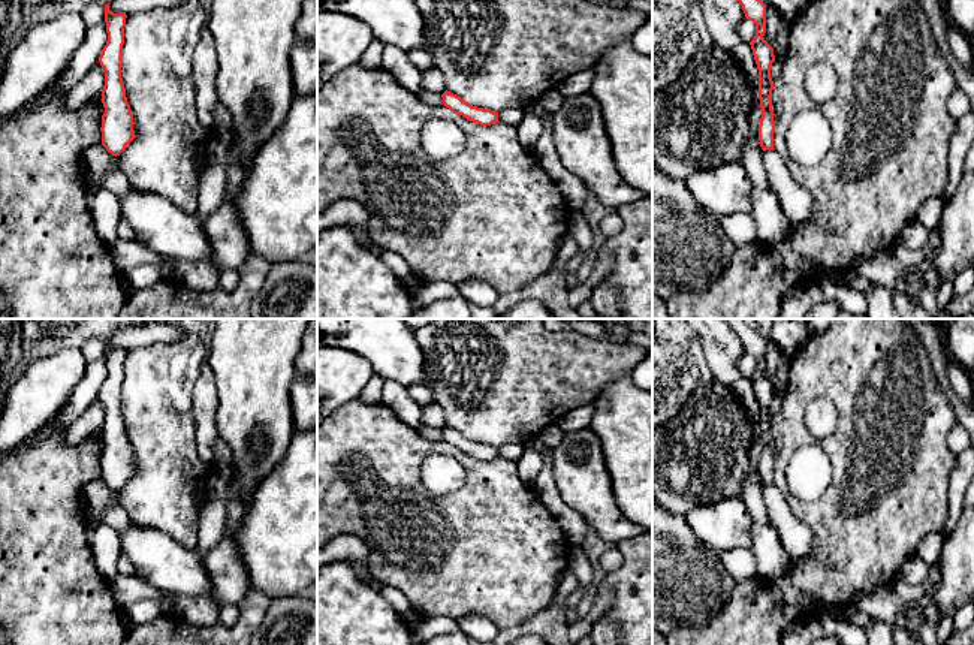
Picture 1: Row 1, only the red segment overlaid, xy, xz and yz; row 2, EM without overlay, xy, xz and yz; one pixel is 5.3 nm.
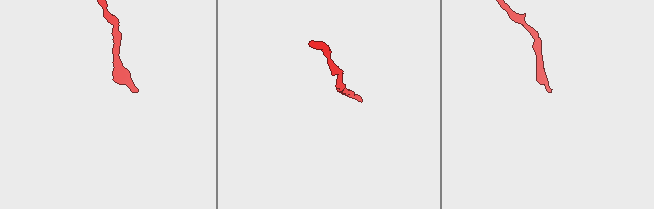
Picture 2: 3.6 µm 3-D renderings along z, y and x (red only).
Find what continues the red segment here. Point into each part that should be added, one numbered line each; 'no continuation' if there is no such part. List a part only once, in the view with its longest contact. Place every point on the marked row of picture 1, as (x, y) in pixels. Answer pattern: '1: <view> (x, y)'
no continuation

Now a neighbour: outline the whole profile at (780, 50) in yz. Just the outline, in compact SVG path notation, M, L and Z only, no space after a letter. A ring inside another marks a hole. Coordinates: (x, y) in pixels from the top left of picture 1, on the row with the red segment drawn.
M781 21L777 30L777 42L774 46L775 60L781 63L787 55L788 34L790 34L790 22Z

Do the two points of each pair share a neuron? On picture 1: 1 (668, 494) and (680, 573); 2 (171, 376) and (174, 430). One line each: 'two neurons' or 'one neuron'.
1: two neurons
2: one neuron

